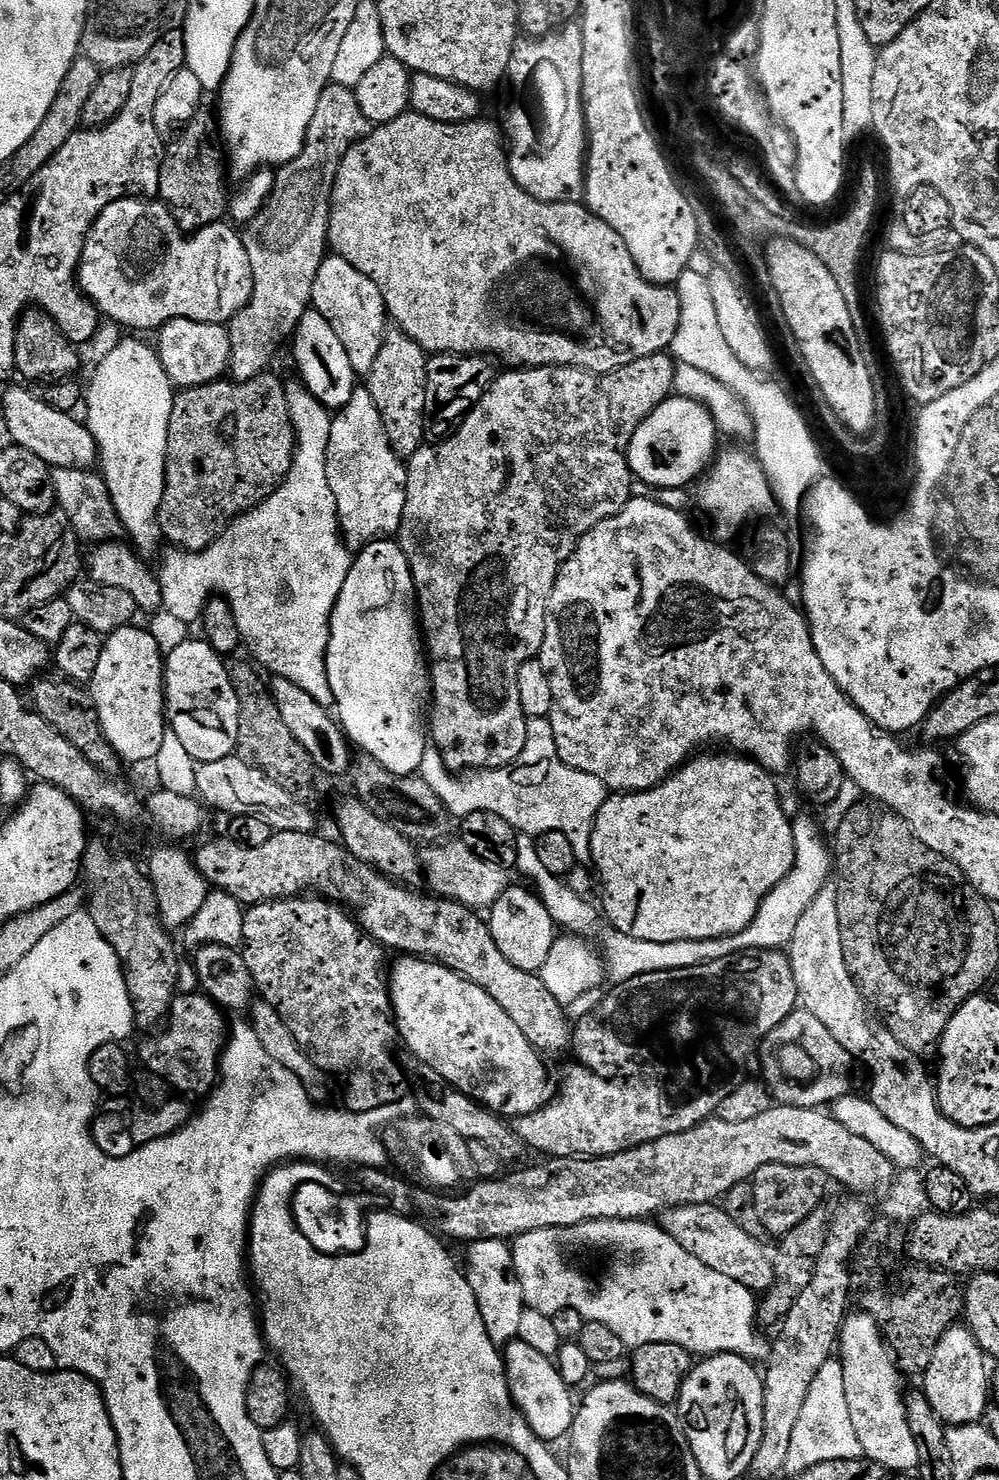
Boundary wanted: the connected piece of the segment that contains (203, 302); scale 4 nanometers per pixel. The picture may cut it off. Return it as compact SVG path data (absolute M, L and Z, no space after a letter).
M125 198L114 202L110 206L103 208L92 223L92 228L88 231L88 237L84 242L84 249L80 254L78 265L78 287L93 304L96 305L97 312L101 317L113 320L116 324L121 324L124 328L152 328L159 330L164 324L172 319L190 319L191 322L227 325L233 316L246 306L246 302L252 297L252 271L250 270L250 260L246 254L243 235L231 223L219 222L206 225L205 228L198 229L187 238L179 227L172 220L170 214L160 202L152 198Z

